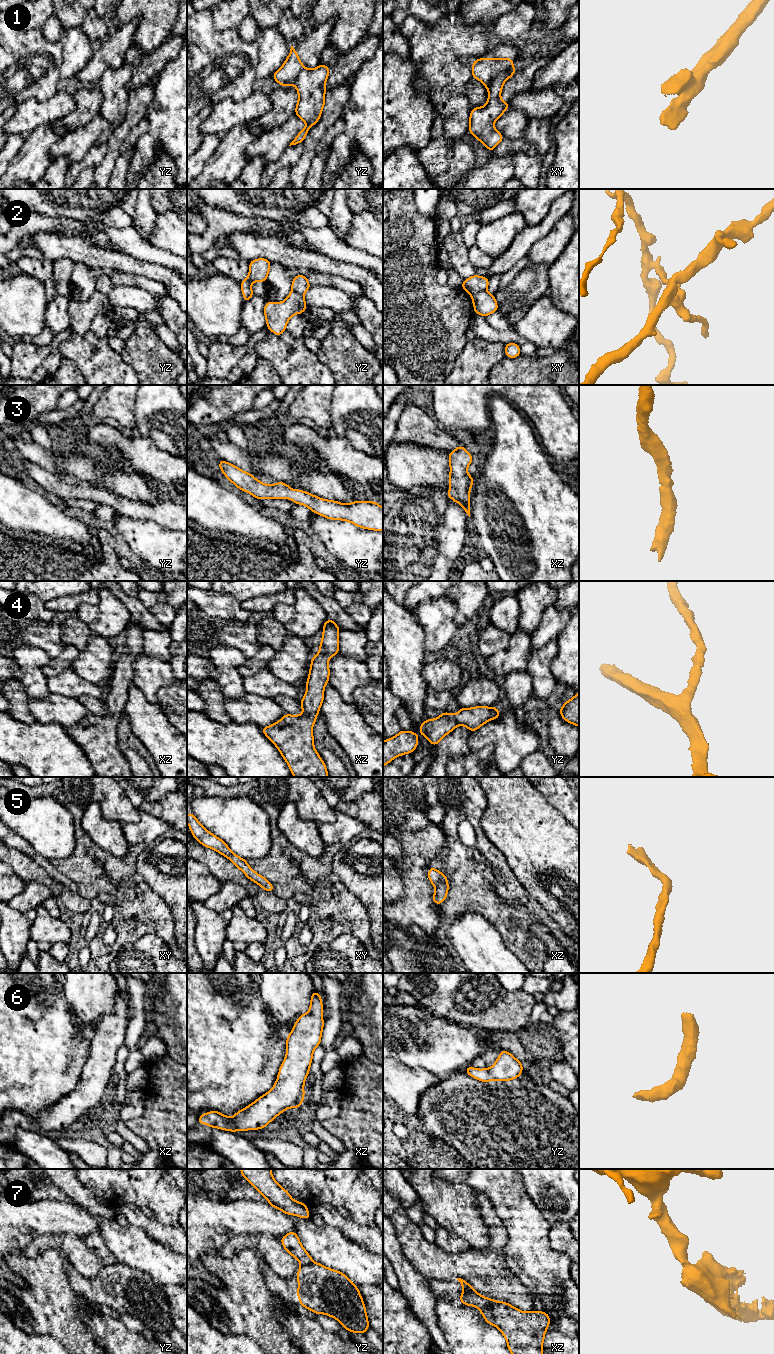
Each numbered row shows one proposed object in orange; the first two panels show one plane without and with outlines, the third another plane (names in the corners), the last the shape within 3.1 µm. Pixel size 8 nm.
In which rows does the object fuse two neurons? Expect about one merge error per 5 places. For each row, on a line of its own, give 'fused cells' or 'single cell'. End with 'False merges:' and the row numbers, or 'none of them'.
1: fused cells
2: fused cells
3: single cell
4: single cell
5: single cell
6: single cell
7: fused cells
False merges: 1, 2, 7

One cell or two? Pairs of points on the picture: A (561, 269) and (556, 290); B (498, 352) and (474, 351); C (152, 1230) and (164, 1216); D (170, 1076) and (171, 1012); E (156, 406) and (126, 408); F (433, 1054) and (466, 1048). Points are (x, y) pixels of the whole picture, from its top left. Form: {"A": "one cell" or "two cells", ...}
{"A": "one cell", "B": "one cell", "C": "two cells", "D": "two cells", "E": "two cells", "F": "one cell"}

